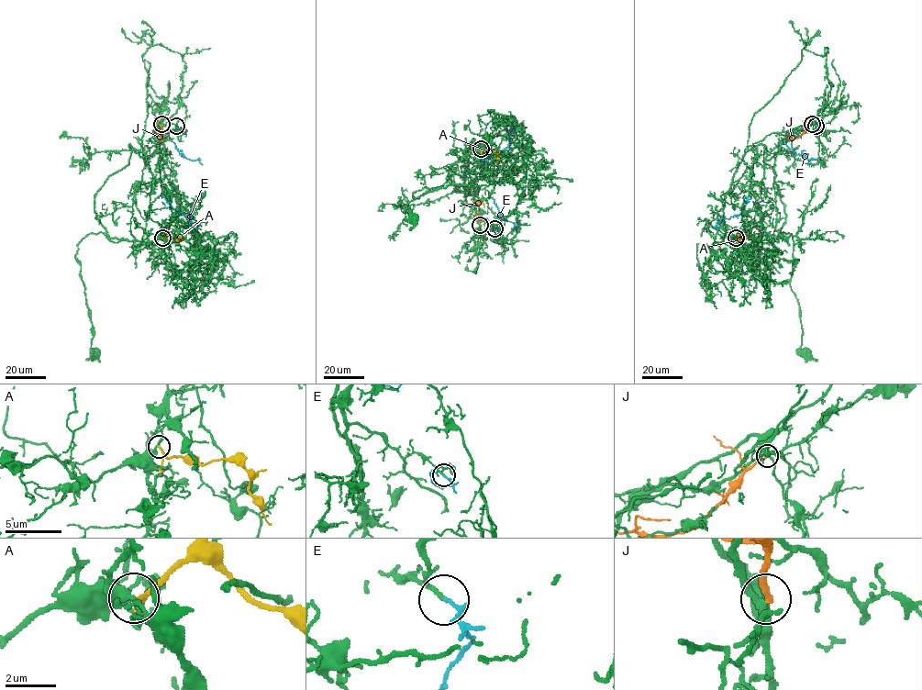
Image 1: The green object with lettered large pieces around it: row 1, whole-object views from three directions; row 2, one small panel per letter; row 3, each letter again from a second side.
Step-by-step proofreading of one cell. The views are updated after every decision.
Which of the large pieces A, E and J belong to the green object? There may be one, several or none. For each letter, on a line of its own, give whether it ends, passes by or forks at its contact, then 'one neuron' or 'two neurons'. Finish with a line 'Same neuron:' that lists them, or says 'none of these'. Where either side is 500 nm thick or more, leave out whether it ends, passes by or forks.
A: it passes by; two neurons
E: it ends; two neurons
J: it ends; two neurons
Same neuron: none of these

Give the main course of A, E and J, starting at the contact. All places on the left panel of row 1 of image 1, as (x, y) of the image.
A: (162, 238), (169, 235), (177, 240), (183, 233)
E: (177, 126), (174, 134), (165, 133), (145, 165), (171, 207), (188, 215), (194, 228)
J: (161, 124), (160, 139), (166, 136)

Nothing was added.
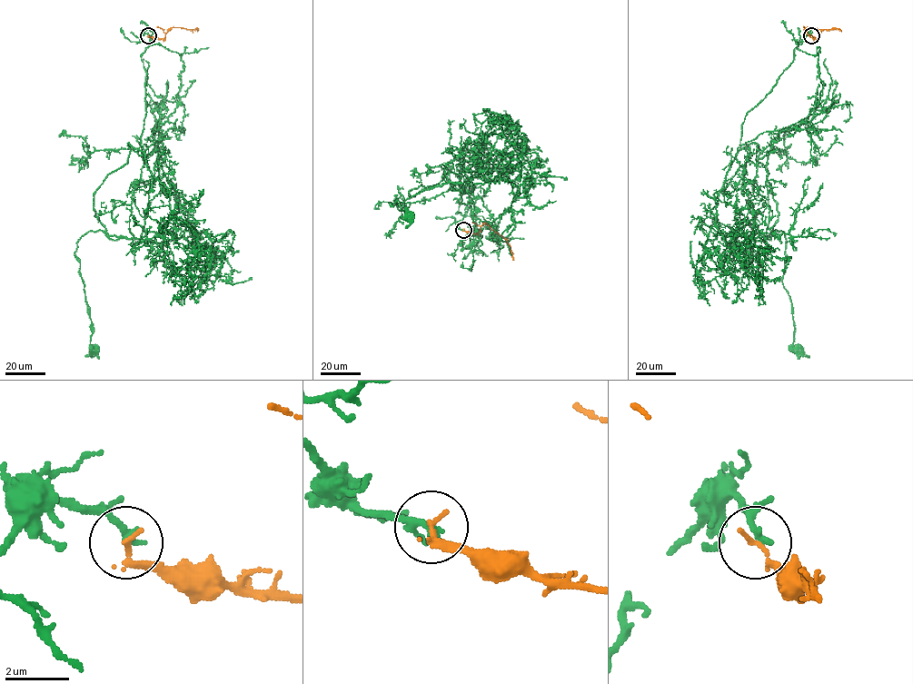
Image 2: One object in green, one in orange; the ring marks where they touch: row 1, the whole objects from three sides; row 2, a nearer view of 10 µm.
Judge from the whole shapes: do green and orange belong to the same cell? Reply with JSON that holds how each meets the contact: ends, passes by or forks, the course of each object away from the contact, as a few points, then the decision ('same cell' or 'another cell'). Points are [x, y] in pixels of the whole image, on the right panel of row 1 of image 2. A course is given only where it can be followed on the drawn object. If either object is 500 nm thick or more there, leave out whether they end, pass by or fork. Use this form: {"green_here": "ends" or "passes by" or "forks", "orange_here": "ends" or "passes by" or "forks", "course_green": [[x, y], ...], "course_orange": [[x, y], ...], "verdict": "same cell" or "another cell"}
{"green_here": "ends", "orange_here": "ends", "course_green": [[811, 35], [748, 113], [739, 144], [758, 144], [756, 160], [769, 173], [798, 349]], "course_orange": [[811, 35], [805, 31], [807, 27], [841, 31]], "verdict": "another cell"}

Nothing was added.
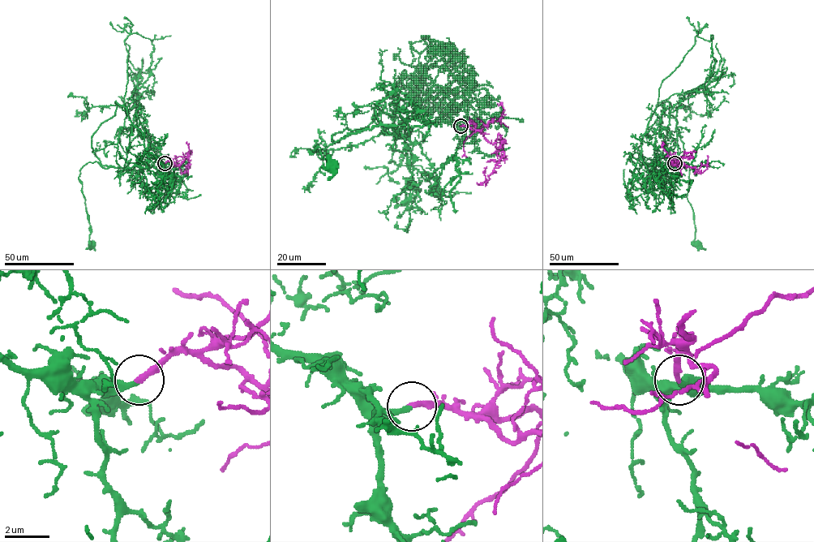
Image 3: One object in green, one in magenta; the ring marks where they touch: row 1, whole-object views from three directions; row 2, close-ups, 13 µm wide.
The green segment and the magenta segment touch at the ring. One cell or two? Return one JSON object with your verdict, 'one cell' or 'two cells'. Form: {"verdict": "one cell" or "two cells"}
{"verdict": "one cell"}

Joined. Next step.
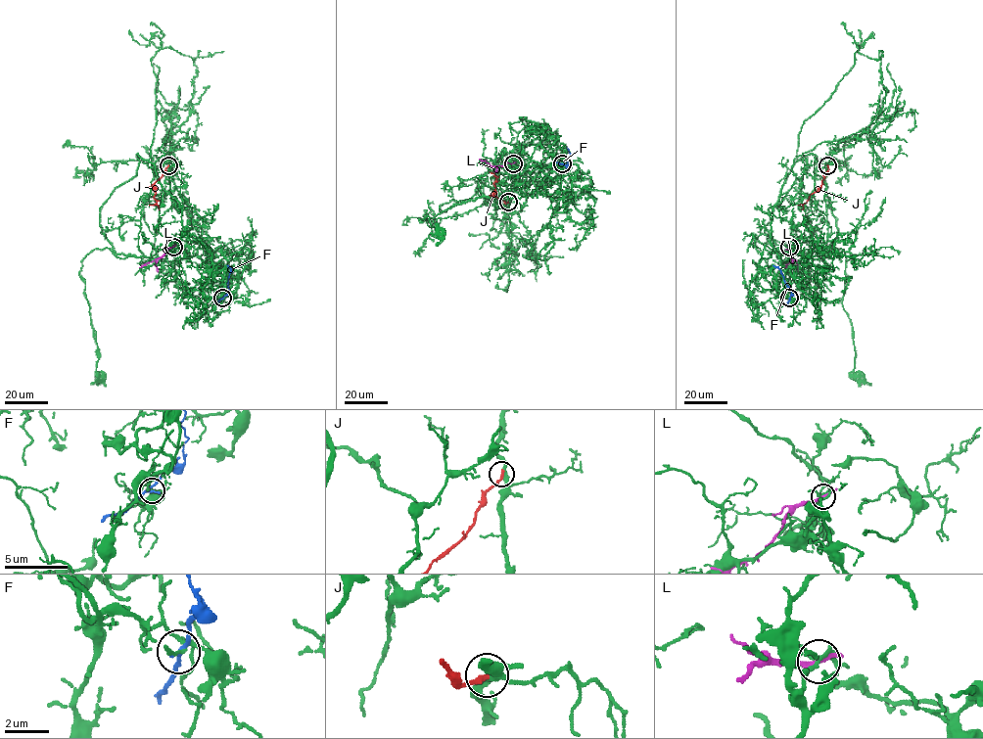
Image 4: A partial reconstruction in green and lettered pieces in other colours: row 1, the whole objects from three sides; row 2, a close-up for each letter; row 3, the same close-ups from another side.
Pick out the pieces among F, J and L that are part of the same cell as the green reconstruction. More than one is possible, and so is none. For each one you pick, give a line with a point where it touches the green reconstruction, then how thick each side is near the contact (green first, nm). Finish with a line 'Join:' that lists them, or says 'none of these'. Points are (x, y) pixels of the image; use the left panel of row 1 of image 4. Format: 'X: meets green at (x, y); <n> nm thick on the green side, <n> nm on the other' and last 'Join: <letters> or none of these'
F: meets green at (222, 298); 110 nm thick on the green side, 170 nm on the other
Join: F

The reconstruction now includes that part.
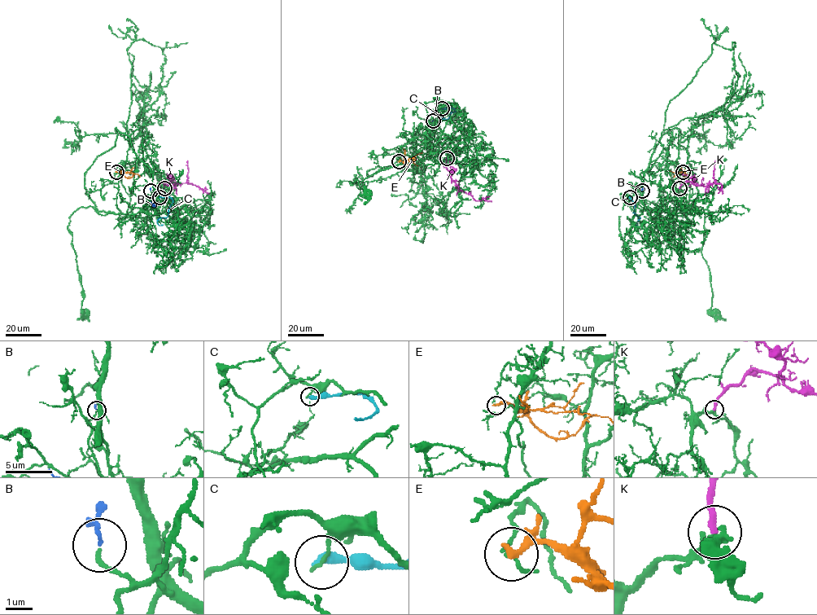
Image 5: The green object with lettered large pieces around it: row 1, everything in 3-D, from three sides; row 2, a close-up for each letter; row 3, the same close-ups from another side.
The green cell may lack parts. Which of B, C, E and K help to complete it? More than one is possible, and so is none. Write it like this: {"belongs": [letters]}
{"belongs": ["K"]}

